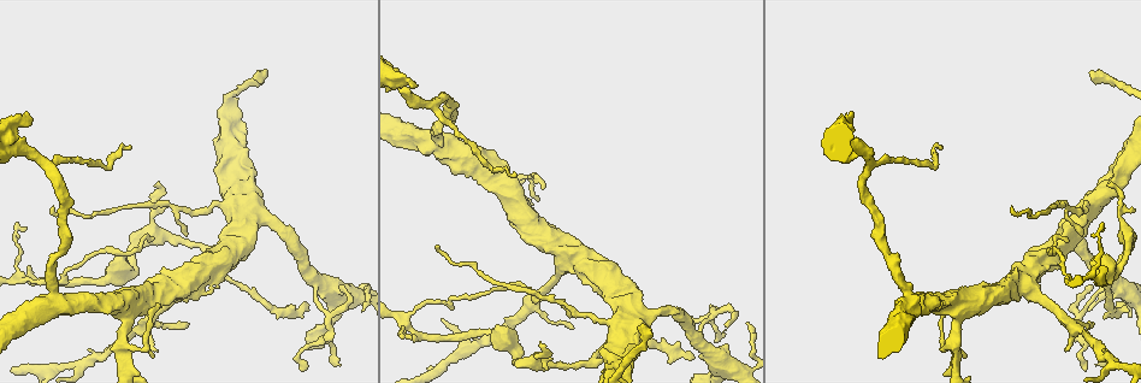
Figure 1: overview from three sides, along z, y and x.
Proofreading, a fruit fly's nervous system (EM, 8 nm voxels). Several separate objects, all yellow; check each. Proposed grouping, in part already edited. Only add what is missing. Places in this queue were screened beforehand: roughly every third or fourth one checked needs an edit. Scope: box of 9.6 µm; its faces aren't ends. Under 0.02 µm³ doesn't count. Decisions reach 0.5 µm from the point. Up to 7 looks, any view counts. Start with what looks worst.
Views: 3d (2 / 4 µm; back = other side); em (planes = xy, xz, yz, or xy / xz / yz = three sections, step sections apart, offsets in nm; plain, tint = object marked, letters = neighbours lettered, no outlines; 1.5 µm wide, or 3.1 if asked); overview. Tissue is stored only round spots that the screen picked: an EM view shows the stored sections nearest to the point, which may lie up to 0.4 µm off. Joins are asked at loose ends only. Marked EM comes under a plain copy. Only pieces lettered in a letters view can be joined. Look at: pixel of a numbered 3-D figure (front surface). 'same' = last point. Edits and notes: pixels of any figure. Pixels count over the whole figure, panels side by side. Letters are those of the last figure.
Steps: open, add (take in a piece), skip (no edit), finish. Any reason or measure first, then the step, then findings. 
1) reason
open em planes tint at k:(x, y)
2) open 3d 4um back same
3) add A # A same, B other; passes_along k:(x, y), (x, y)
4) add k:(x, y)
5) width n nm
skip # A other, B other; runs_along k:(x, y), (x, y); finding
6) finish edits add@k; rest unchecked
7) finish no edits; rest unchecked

long arm stops here
open em xy step 4 tint at 1:(258, 70)

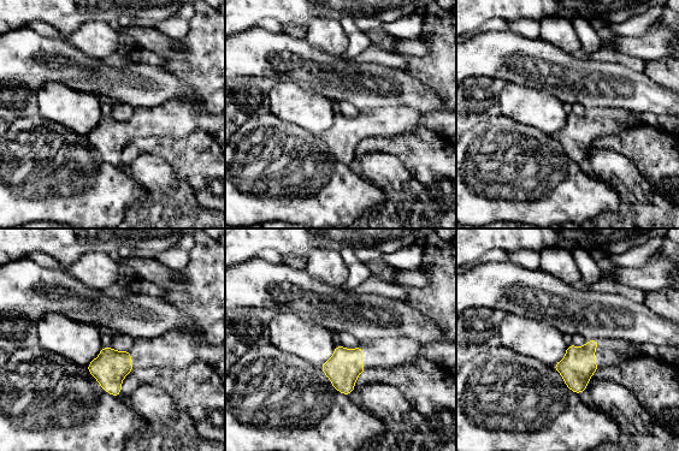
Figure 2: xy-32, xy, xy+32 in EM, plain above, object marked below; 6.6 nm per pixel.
another direction
open em planes letters same

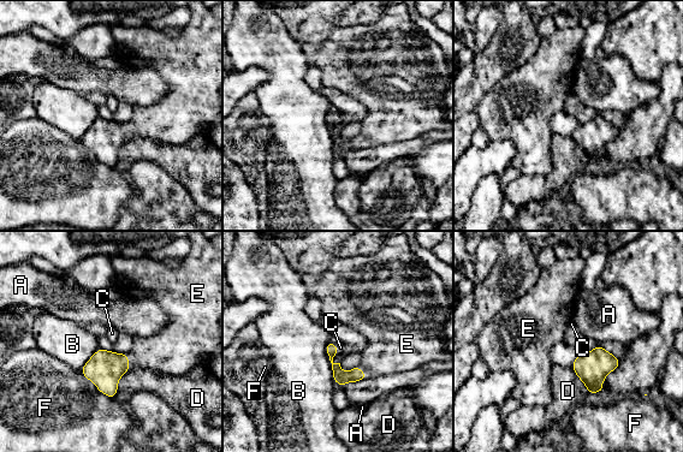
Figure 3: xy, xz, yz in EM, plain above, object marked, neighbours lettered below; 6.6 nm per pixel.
add 3:(164, 352) # A other, B other, C other, D other, E same, F other; passes_along 3:(105, 368), (128, 361), (164, 352); the neuron continues

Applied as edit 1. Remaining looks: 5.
an open end
open 3d 2um at 1:(1111, 187)

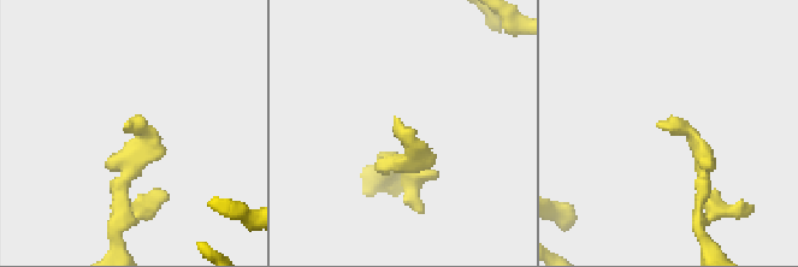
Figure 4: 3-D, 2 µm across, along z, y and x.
shape alone is not enough
open em xy step 4 letters at 4:(664, 128)

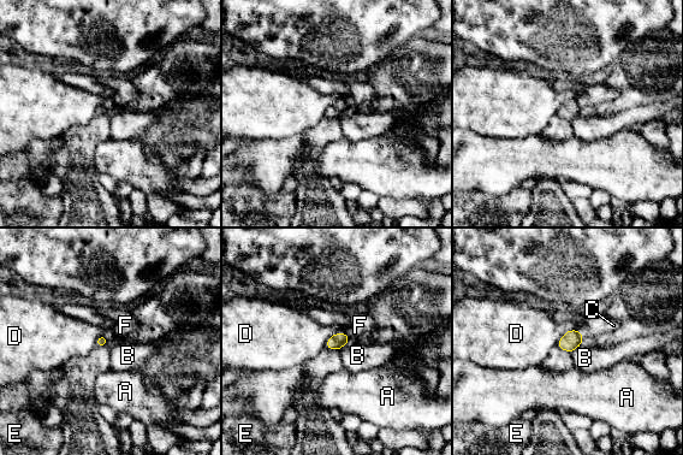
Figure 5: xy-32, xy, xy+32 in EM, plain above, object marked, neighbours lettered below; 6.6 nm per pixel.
longest_contact D 190 nm
skip # A other, B other, C other, D other, E other, F other; border 5:(577, 329), (566, 331), (556, 346); none of them fits

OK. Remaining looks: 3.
thin end
open em 3.1um planes letters at 1:(18, 222)

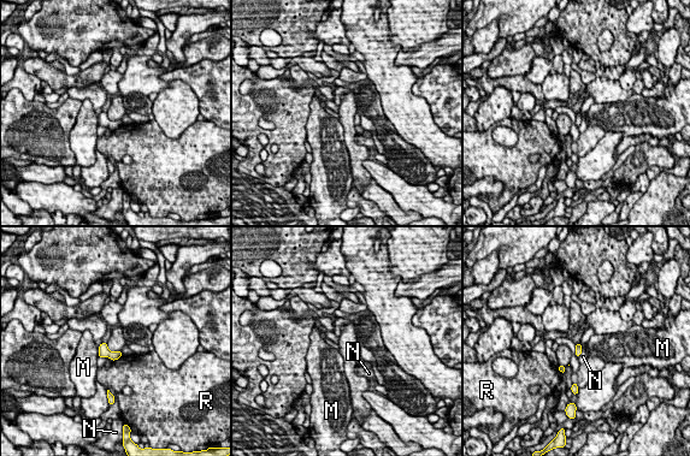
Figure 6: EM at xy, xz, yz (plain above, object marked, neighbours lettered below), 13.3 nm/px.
skip # M other, N other, R other; border 6:(98, 347), (99, 356); no lettered piece goes on from it

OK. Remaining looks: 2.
finish edits add@3; rest unchecked

